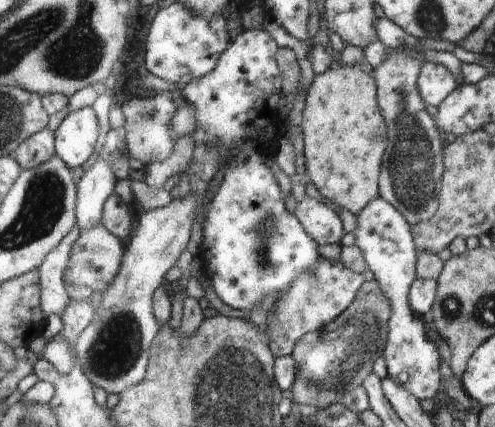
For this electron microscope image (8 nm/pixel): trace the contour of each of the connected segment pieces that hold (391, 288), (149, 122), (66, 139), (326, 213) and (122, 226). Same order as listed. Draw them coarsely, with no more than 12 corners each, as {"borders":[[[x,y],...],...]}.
{"borders":[[[376,196],[352,234],[388,298],[387,377],[416,400],[440,390],[440,354],[408,293],[411,225]],[[175,95],[136,97],[122,106],[129,152],[166,162],[178,144]],[[92,105],[72,111],[56,132],[70,168],[93,162],[100,120]],[[316,199],[297,202],[296,218],[318,244],[338,244],[340,216]],[[114,193],[103,223],[128,243],[137,224],[134,207]]]}

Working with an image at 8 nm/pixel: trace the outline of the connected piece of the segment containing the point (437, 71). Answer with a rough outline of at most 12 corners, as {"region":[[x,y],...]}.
{"region":[[422,62],[416,88],[438,106],[457,86],[446,66]]}

